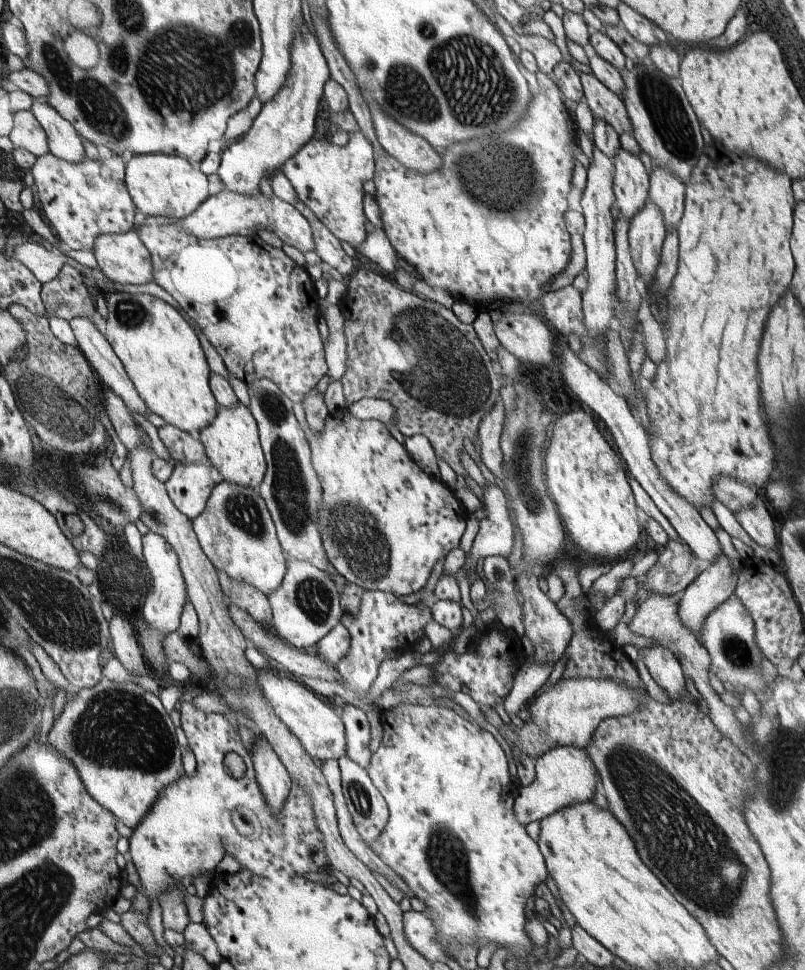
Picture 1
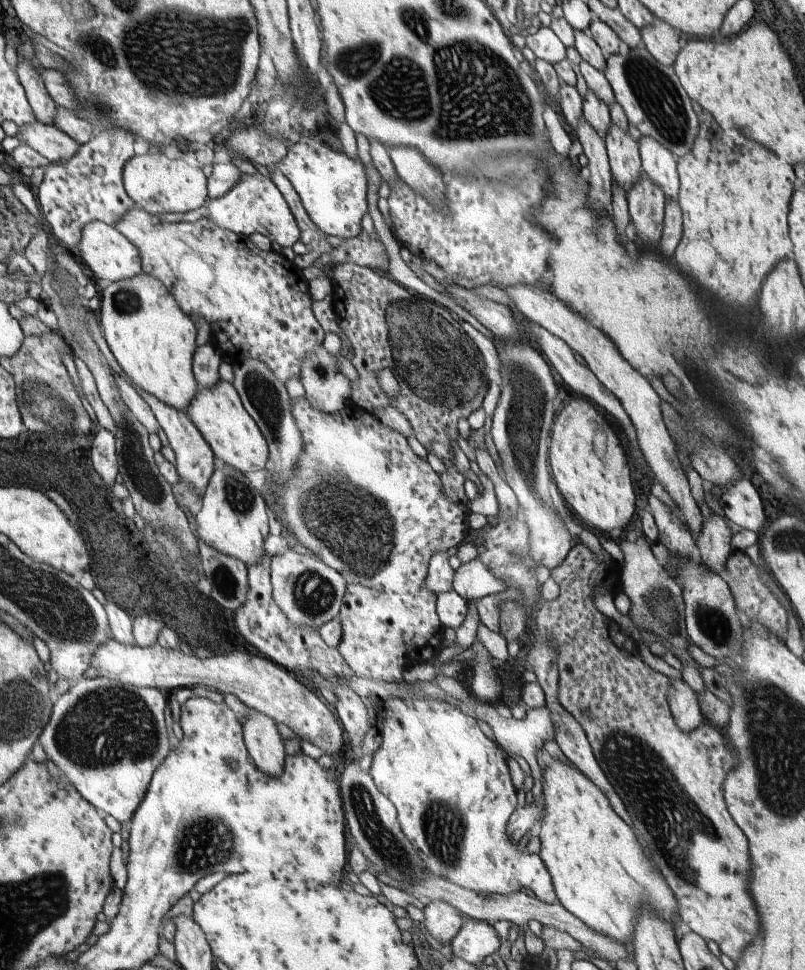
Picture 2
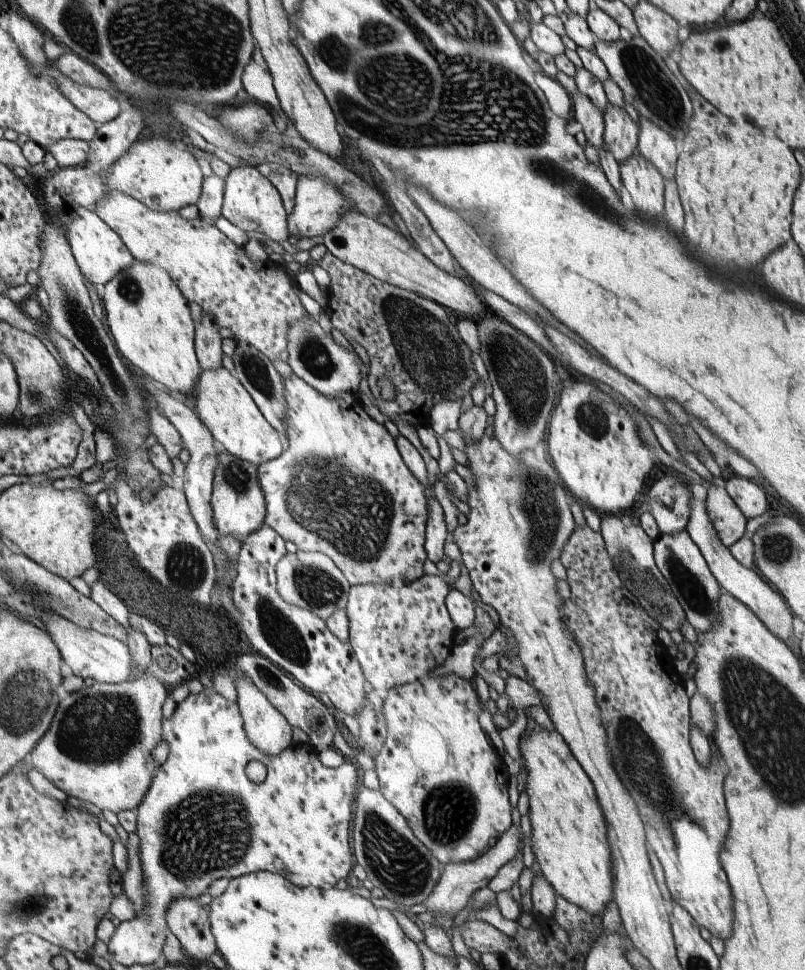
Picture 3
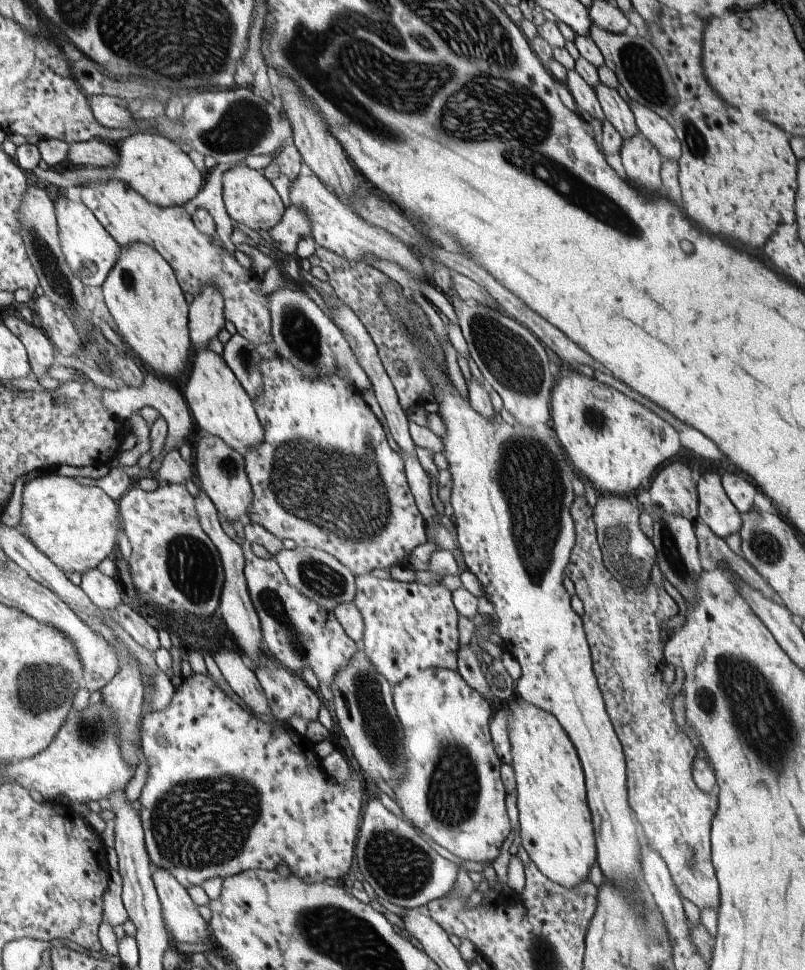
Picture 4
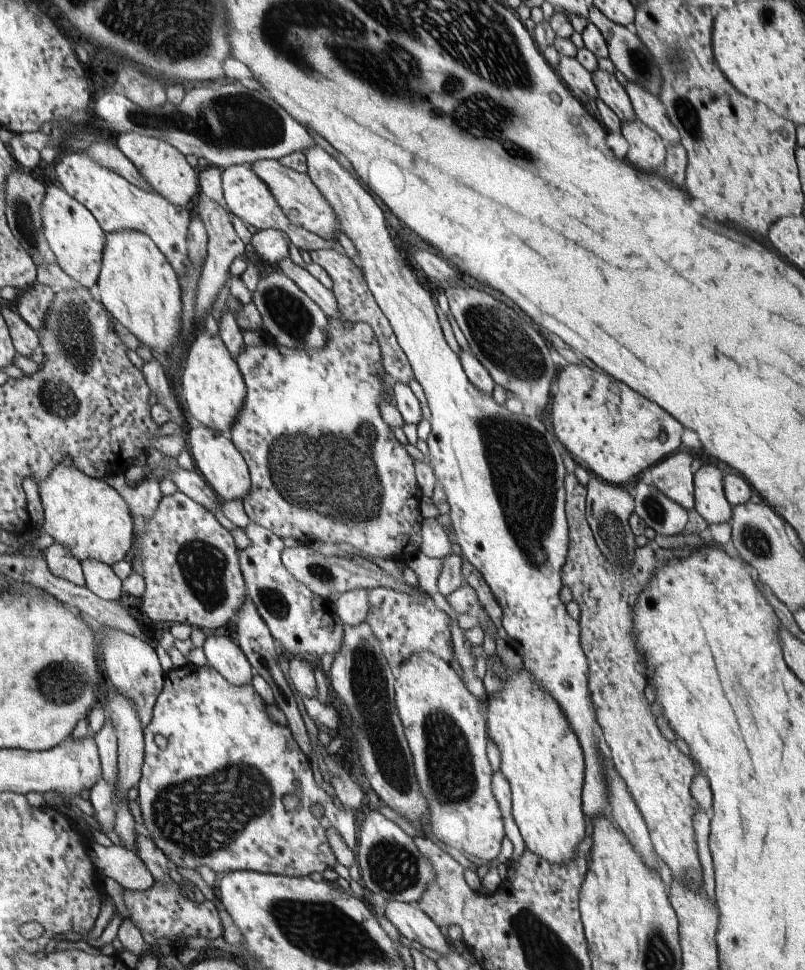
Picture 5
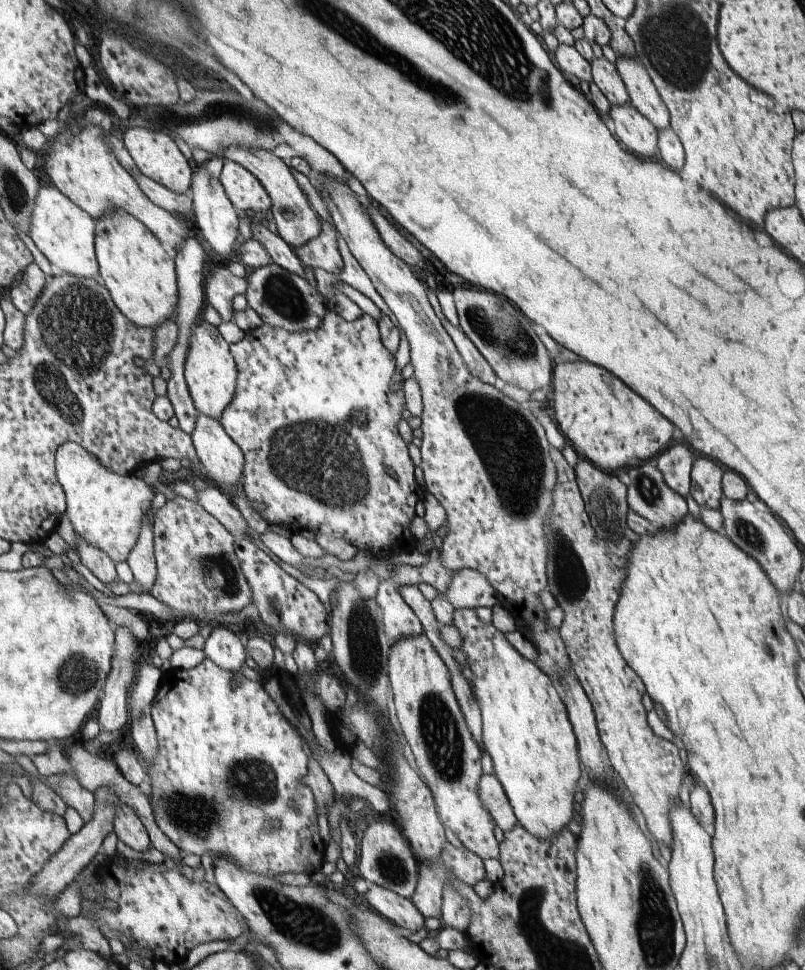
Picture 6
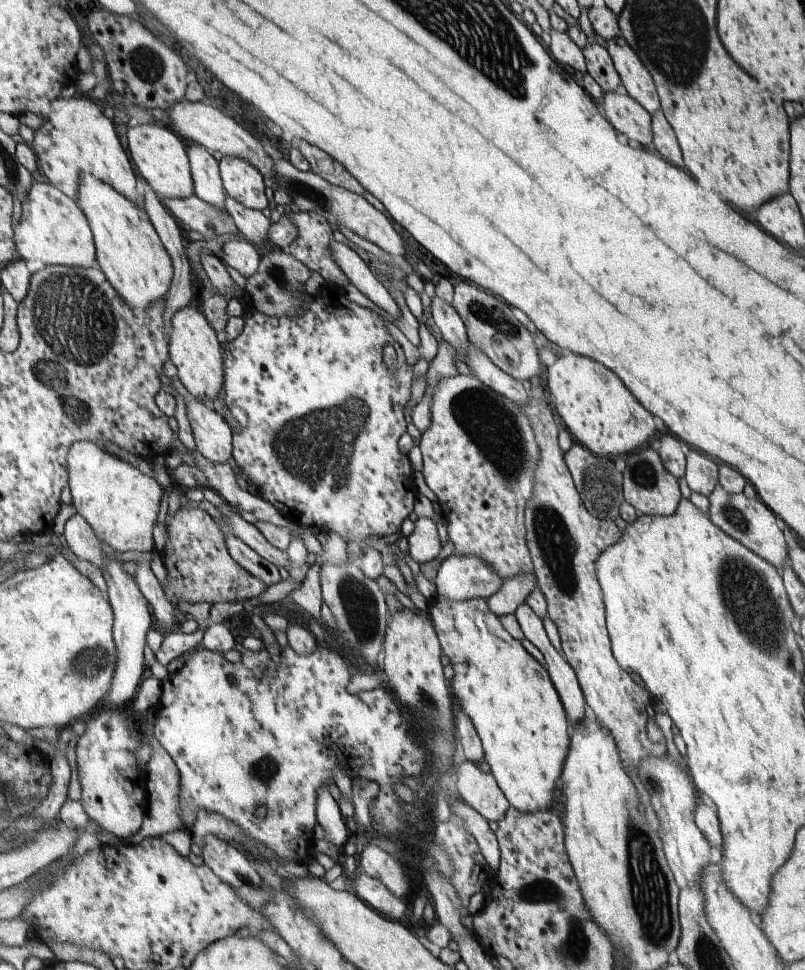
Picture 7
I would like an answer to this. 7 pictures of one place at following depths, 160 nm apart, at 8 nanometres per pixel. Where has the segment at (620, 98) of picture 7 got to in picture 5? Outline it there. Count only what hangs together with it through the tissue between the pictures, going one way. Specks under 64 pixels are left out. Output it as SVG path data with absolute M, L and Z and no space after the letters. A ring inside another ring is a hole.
M638 118L621 122L621 133L628 141L626 160L646 173L656 172L666 160L667 144L658 133Z

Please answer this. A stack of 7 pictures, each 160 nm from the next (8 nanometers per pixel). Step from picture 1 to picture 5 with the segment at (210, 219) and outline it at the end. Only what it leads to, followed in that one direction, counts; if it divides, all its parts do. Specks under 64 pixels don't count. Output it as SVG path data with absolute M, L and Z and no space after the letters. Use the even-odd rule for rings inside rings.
M250 165L228 166L221 174L221 181L227 210L234 216L238 216L244 224L254 226L258 230L276 229L282 231L298 250L302 249L310 252L321 249L336 249L339 253L345 255L344 249L337 239L325 239L319 237L318 234L314 234L314 232L302 228L302 226L292 224L278 206L266 183L252 170Z

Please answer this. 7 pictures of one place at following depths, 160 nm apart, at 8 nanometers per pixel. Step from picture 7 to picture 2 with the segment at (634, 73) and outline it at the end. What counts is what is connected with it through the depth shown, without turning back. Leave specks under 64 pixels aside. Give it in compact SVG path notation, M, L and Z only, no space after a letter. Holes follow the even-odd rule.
M651 136L639 139L641 168L664 191L666 200L677 200L680 181L676 157Z

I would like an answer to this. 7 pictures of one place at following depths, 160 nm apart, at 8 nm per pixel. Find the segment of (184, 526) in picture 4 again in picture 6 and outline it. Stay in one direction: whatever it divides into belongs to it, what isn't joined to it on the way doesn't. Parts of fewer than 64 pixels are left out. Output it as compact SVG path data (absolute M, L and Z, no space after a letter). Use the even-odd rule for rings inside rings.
M183 497L167 500L154 514L152 528L157 577L150 594L177 615L184 614L171 619L192 618L202 624L218 624L220 614L239 611L253 602L252 589L235 553L236 538L199 502Z

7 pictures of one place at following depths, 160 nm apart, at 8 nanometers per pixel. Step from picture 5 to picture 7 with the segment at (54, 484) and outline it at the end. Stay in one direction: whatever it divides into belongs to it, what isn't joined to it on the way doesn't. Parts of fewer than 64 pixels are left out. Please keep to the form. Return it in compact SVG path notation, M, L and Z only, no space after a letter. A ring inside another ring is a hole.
M78 441L69 450L69 487L73 504L86 522L90 523L100 542L108 543L116 552L144 552L155 549L152 528L159 520L163 488L150 474L124 460L124 456L111 455L92 441Z

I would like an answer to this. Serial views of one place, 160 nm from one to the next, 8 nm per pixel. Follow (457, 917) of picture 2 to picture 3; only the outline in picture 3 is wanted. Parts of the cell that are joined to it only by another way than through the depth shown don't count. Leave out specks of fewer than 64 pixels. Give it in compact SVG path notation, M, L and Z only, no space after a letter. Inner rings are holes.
M512 826L498 839L494 847L488 852L470 861L446 863L441 877L433 888L432 894L425 900L424 905L430 912L448 912L456 916L468 904L470 897L481 888L487 886L490 879L518 854L518 840L520 827Z

